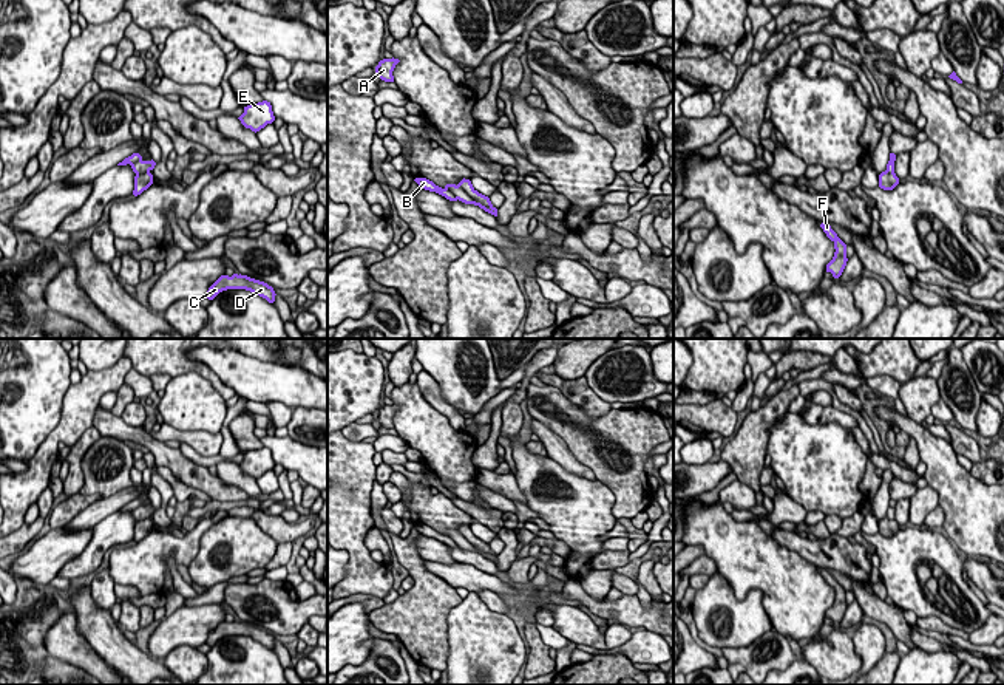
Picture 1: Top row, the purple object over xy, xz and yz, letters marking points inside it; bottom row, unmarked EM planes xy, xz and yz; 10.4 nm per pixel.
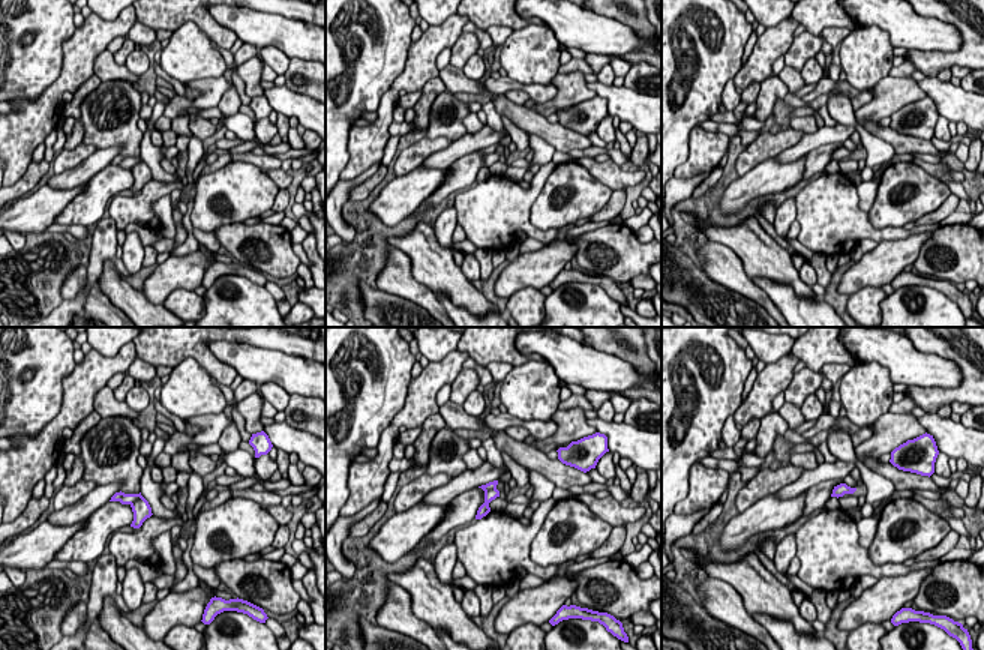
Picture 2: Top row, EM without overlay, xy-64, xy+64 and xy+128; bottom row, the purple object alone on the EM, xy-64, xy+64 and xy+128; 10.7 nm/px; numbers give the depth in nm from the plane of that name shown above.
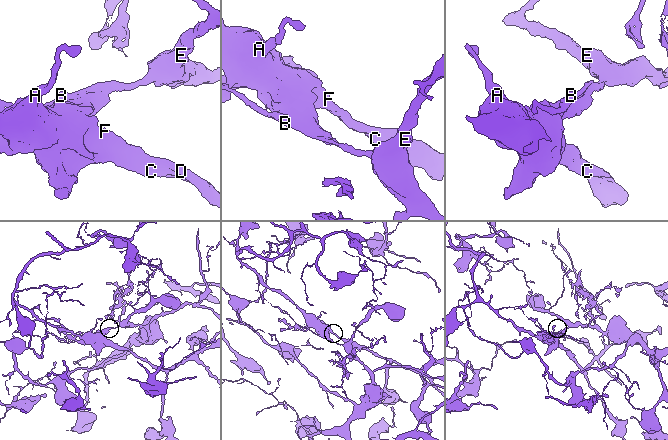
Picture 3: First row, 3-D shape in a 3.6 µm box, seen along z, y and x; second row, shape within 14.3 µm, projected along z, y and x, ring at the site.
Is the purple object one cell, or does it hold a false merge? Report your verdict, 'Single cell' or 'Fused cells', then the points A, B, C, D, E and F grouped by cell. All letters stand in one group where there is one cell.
Fused cells. Groups: A C D F / B E

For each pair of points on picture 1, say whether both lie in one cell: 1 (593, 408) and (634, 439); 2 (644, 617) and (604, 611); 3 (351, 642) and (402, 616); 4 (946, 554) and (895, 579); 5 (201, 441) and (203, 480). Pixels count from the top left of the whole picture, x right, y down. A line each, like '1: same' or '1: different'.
1: different
2: same
3: different
4: same
5: different

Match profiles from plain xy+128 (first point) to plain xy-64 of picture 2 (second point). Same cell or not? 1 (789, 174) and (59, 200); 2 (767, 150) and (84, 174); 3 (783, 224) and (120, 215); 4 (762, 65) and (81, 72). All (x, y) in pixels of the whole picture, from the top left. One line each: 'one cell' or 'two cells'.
1: one cell
2: two cells
3: two cells
4: one cell

